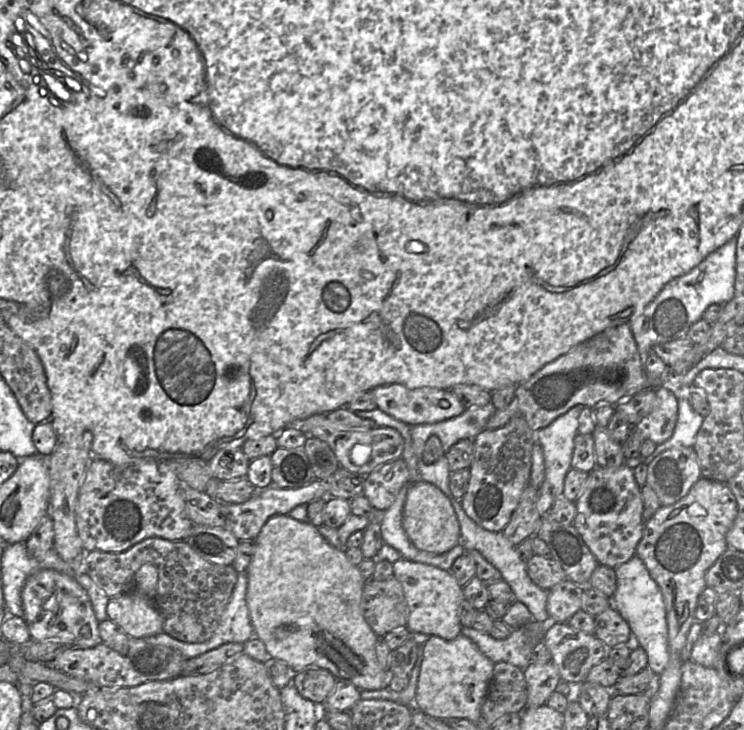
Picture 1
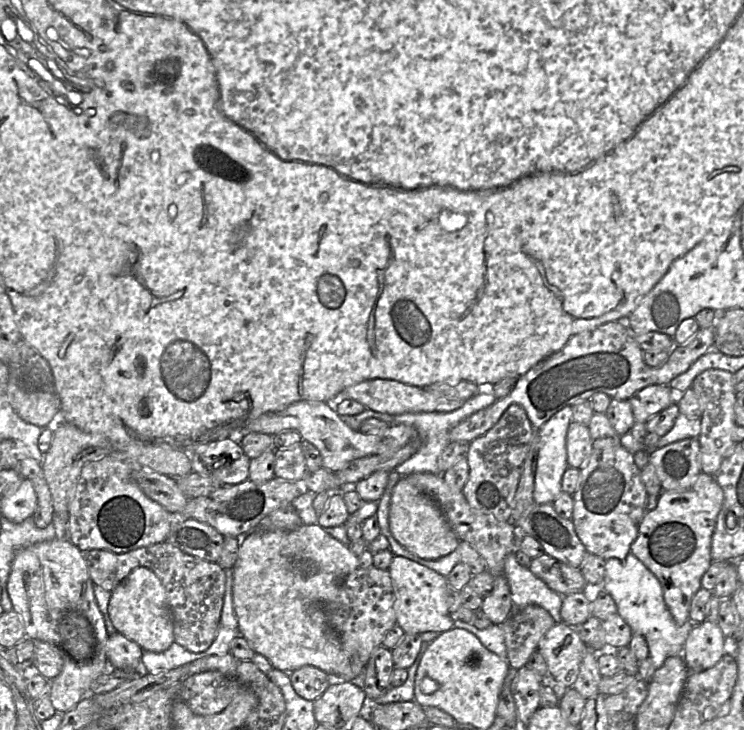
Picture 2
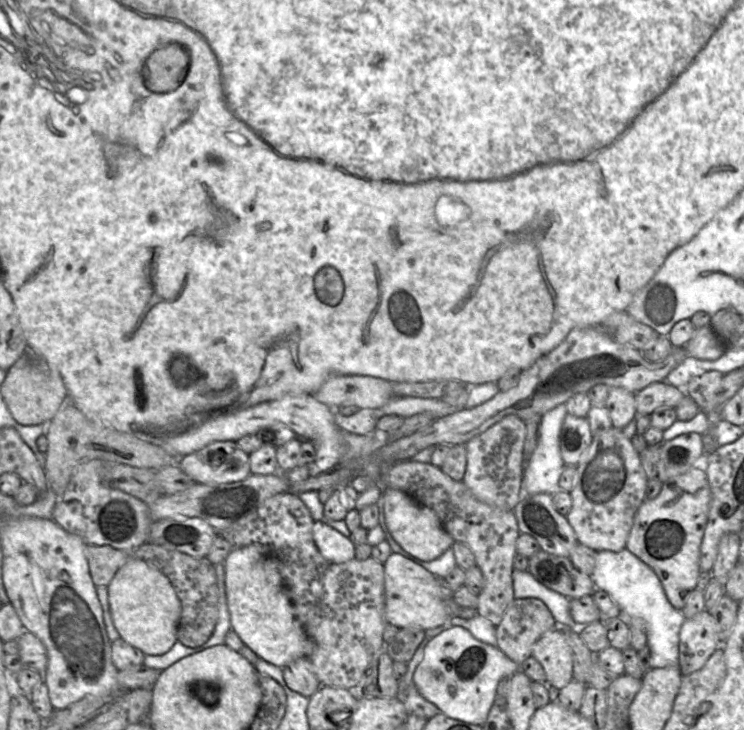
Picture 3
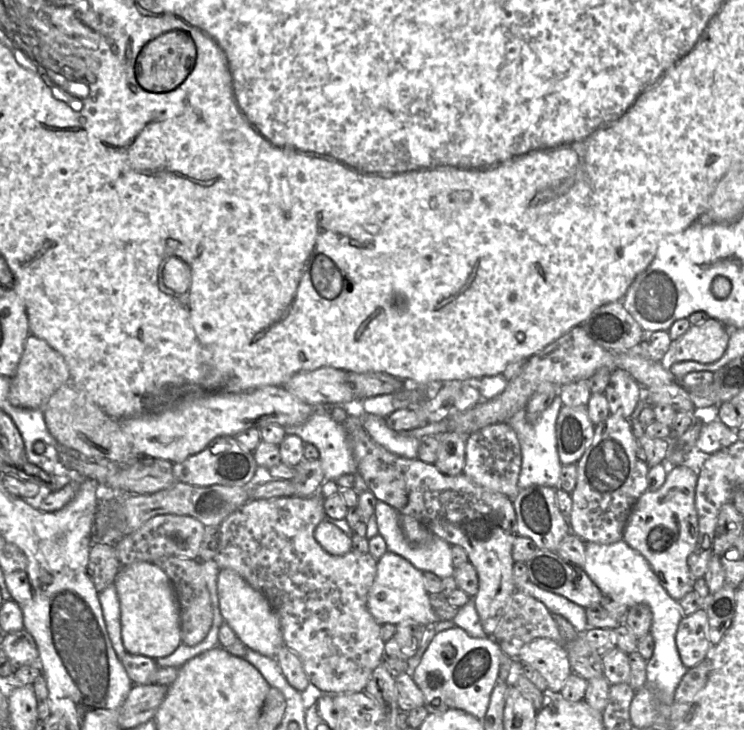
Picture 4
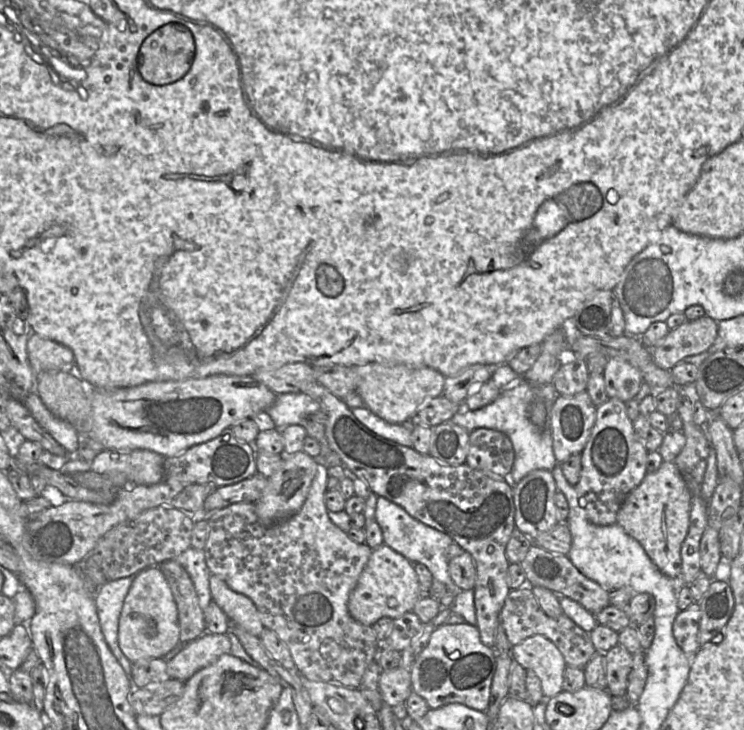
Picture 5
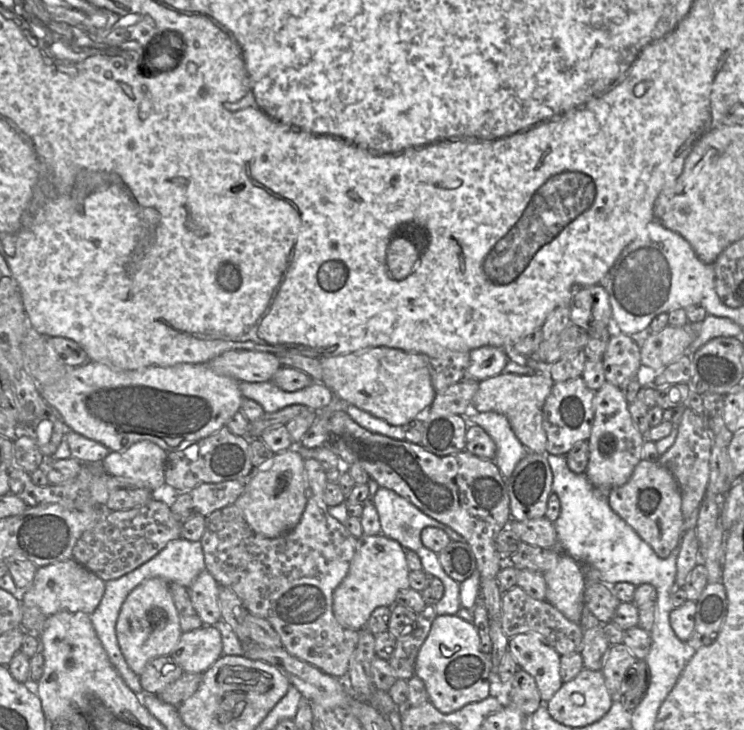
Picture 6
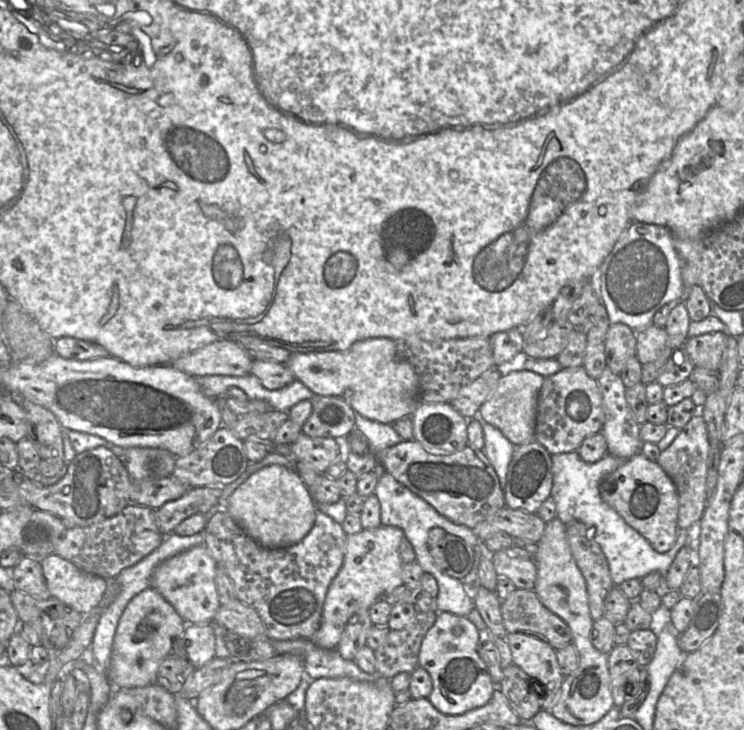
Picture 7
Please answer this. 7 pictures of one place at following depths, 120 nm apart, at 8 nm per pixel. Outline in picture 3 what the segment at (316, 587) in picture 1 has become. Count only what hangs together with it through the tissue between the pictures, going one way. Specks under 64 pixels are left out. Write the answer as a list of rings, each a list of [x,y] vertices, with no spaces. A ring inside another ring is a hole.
[[[322,521],[314,522],[313,539],[321,555],[332,563],[344,563],[355,558],[355,545],[350,538]],[[259,543],[233,548],[224,561],[225,592],[230,613],[231,629],[237,633],[244,645],[258,657],[280,668],[299,658],[310,658],[314,645],[295,615],[277,562],[270,550]]]

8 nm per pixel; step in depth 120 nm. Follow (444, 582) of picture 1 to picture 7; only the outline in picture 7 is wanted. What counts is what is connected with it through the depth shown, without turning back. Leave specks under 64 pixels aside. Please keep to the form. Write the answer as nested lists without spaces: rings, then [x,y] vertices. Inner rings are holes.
[[[385,525],[347,535],[343,564],[328,587],[320,625],[311,639],[315,645],[336,649],[348,620],[355,613],[370,609],[380,595],[403,585],[399,545],[404,536],[402,529]]]

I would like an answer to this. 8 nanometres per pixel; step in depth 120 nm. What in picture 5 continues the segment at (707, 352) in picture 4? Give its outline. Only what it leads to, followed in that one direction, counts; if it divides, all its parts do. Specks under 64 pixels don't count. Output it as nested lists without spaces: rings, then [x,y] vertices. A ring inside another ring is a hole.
[[[708,316],[686,321],[673,330],[654,348],[650,349],[654,363],[665,370],[671,370],[685,357],[707,351],[718,334],[718,323]]]

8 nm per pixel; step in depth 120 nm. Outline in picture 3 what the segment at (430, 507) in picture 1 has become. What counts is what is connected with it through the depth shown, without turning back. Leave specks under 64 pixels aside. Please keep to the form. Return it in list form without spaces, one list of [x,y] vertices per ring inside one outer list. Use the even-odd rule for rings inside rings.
[[[386,488],[384,491],[386,525],[403,550],[422,561],[433,561],[454,544],[454,539],[444,529],[438,515],[403,491]]]

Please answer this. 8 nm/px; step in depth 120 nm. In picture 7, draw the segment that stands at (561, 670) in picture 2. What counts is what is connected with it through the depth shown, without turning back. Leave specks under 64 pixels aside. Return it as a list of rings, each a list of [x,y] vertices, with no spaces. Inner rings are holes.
[[[521,632],[508,633],[506,640],[513,664],[546,687],[541,708],[550,711],[559,697],[565,678],[558,665],[557,650],[545,641]]]

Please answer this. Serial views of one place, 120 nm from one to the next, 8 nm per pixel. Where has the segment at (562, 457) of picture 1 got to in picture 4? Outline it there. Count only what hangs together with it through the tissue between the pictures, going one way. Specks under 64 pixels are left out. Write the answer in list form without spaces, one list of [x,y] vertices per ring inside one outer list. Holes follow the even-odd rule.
[[[557,395],[535,423],[527,420],[526,409],[519,410],[505,421],[515,431],[521,447],[522,464],[518,479],[519,490],[534,485],[560,488],[562,463],[557,451],[556,423],[562,406],[563,402]]]

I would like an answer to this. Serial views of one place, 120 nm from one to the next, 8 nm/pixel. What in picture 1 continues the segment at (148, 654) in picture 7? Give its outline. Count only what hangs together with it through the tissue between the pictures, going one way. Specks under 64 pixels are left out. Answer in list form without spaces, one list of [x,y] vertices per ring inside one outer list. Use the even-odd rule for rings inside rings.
[[[144,564],[135,574],[135,589],[110,598],[108,618],[130,638],[147,638],[163,632],[163,618],[154,602],[157,585],[157,567]]]

